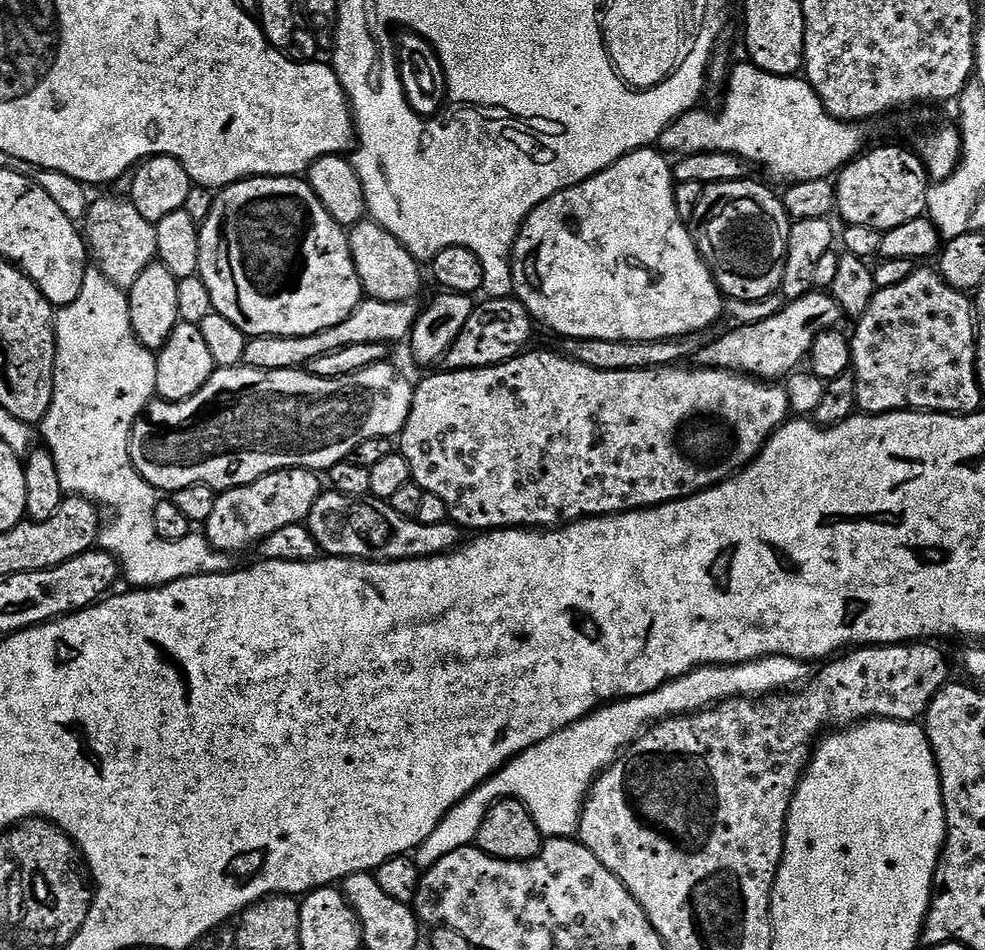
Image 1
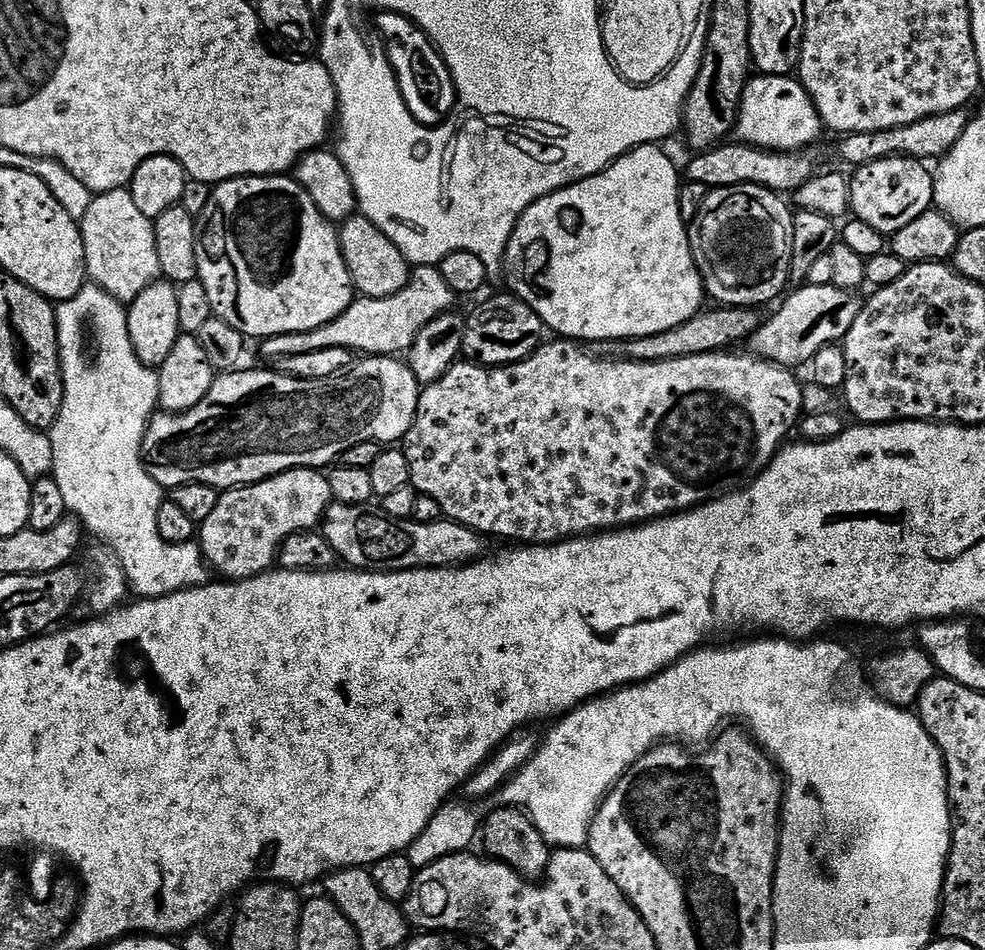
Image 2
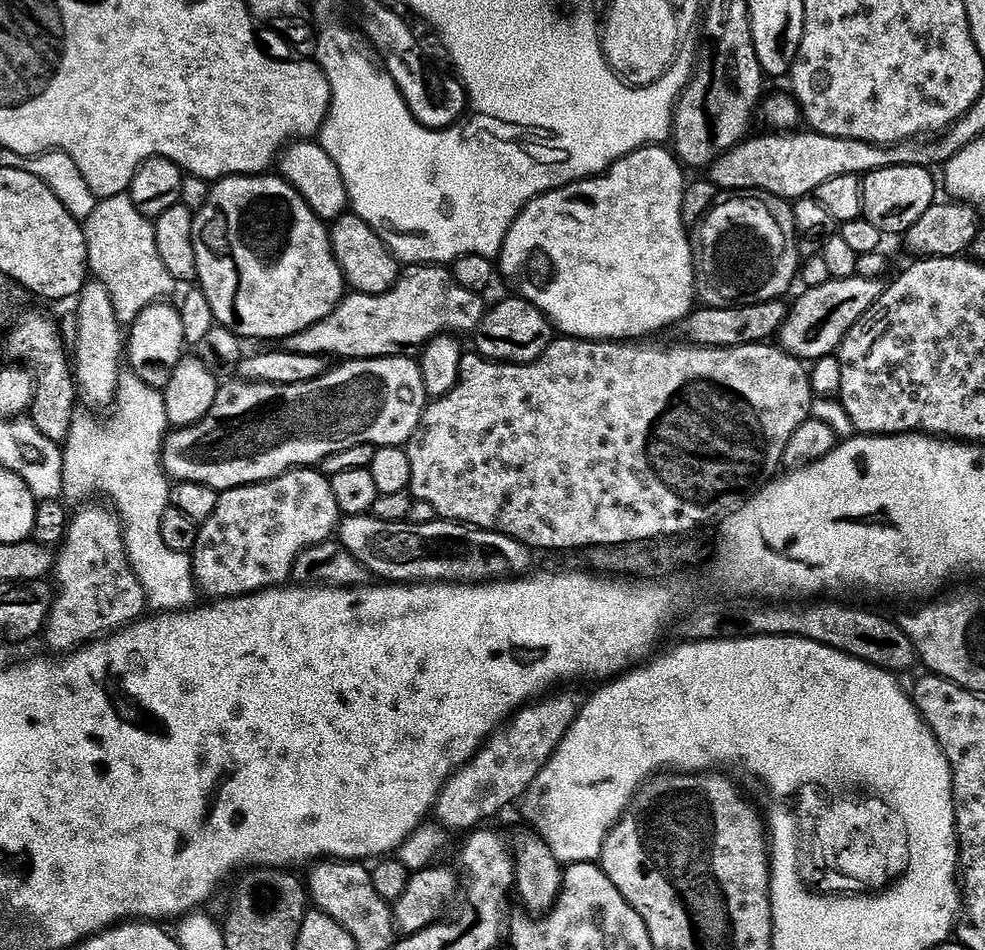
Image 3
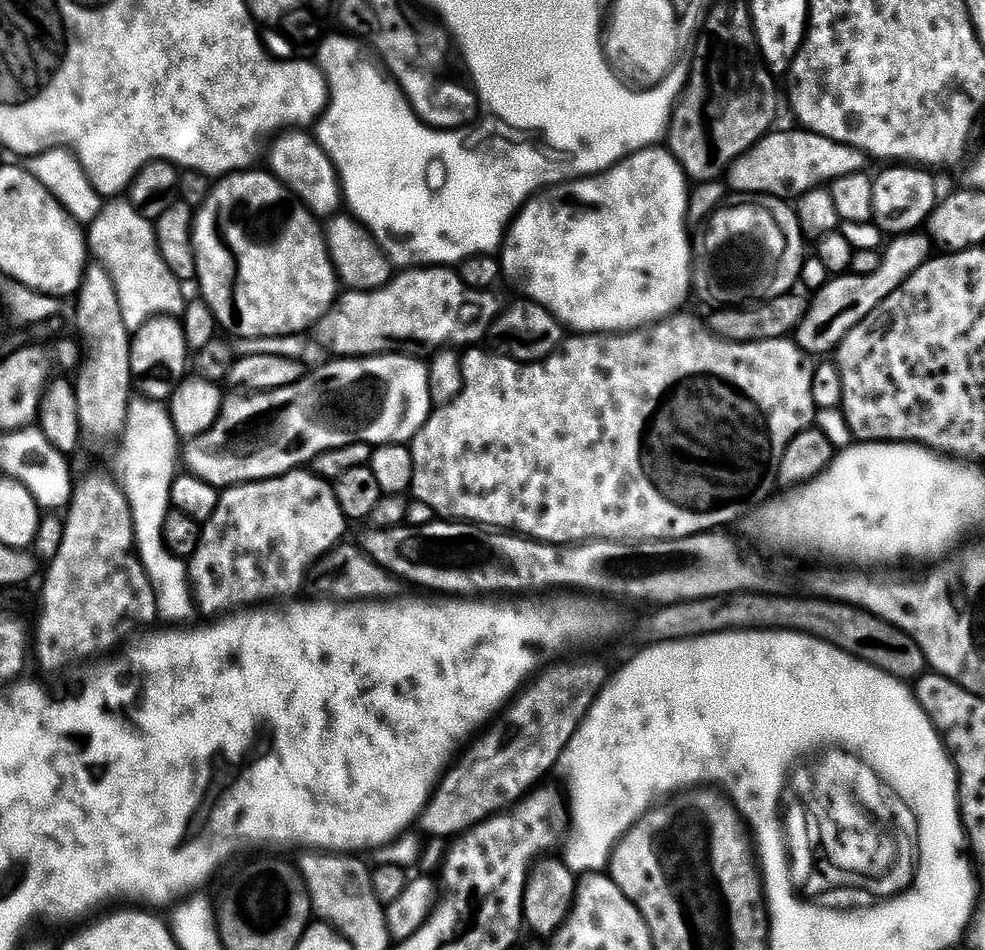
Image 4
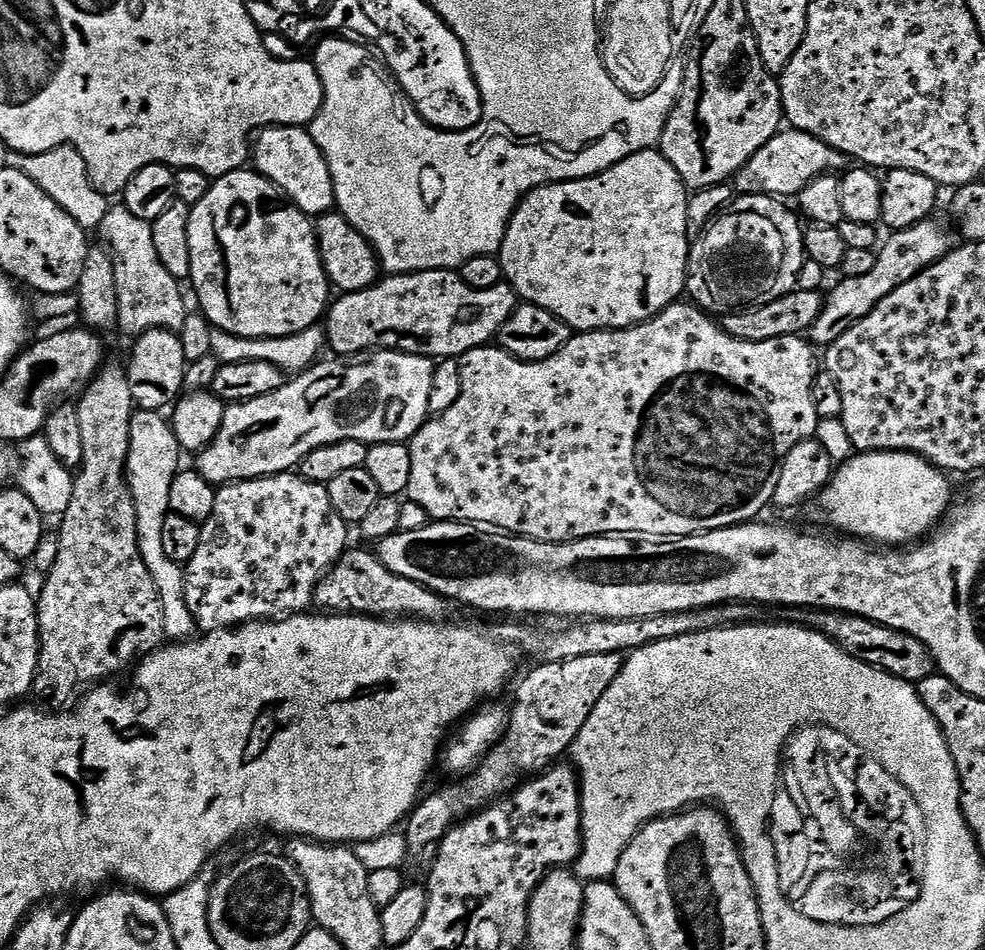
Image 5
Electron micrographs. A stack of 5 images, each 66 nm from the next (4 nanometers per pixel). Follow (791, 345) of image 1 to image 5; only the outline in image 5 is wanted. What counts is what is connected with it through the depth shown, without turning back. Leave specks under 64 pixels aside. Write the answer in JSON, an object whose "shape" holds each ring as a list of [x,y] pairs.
{"shape":[[[929,218],[909,228],[893,231],[889,235],[892,237],[885,242],[884,249],[882,244],[876,252],[876,265],[874,270],[870,270],[870,274],[862,274],[862,278],[841,279],[841,284],[832,293],[827,293],[818,318],[806,332],[807,339],[816,346],[833,344],[853,322],[866,318],[866,314],[870,314],[870,310],[874,310],[874,306],[878,306],[878,302],[882,302],[886,294],[910,282],[910,278],[948,255],[954,247],[954,241],[934,221],[935,219]]]}

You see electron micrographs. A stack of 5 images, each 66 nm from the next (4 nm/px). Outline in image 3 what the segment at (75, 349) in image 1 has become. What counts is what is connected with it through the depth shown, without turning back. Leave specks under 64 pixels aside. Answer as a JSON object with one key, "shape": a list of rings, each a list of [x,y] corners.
{"shape":[[[126,378],[119,381],[118,399],[115,401],[114,409],[116,413],[112,416],[112,424],[80,424],[73,423],[71,430],[68,431],[68,439],[63,445],[64,455],[64,490],[63,499],[68,500],[88,500],[91,496],[96,496],[101,492],[104,496],[112,499],[111,507],[118,513],[118,519],[124,529],[124,544],[128,547],[128,560],[132,563],[134,574],[138,578],[138,582],[142,582],[144,593],[148,595],[147,607],[155,610],[157,613],[176,612],[179,610],[187,610],[193,607],[195,596],[198,596],[198,585],[195,576],[192,574],[192,557],[189,553],[179,552],[178,550],[170,550],[170,546],[166,546],[166,542],[162,542],[162,534],[160,527],[162,526],[162,514],[170,506],[170,480],[164,471],[162,463],[162,449],[164,446],[164,438],[170,431],[168,423],[168,415],[166,414],[166,402],[164,401],[163,391],[155,388],[149,388],[138,379]]]}

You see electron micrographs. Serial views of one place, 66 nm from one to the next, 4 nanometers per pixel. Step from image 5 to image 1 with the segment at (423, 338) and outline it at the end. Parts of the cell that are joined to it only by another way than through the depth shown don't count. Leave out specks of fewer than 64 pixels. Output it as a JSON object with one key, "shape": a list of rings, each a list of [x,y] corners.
{"shape":[[[365,299],[352,311],[350,318],[346,318],[346,322],[313,336],[253,336],[246,346],[244,364],[258,370],[304,368],[311,365],[314,358],[327,352],[337,352],[346,346],[354,346],[358,342],[395,346],[399,340],[407,341],[411,337],[418,315],[416,306],[412,302],[382,302]]]}

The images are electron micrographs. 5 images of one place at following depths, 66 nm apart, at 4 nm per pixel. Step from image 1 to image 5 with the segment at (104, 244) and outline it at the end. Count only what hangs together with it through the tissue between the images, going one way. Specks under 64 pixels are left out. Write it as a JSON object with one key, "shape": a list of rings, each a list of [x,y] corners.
{"shape":[[[123,204],[109,207],[100,223],[98,234],[112,253],[115,262],[115,282],[118,286],[120,330],[137,336],[152,328],[166,328],[179,332],[188,313],[188,306],[182,296],[181,283],[166,272],[166,268],[155,253],[151,223],[135,218]]]}

